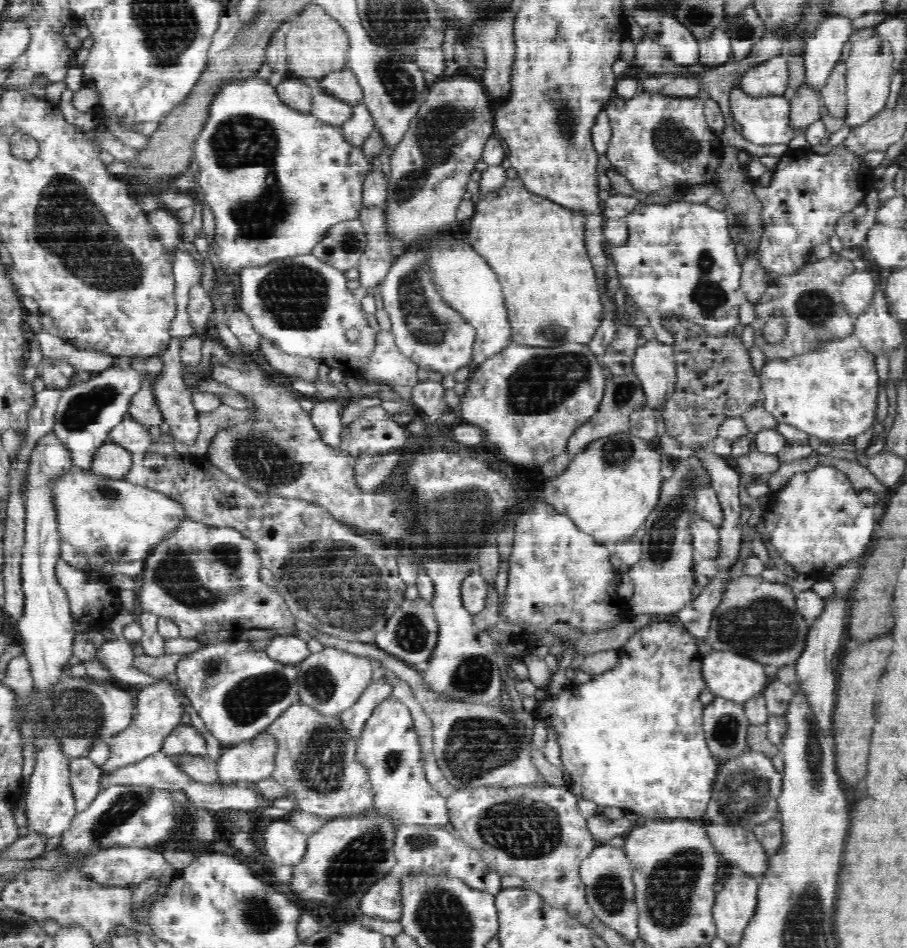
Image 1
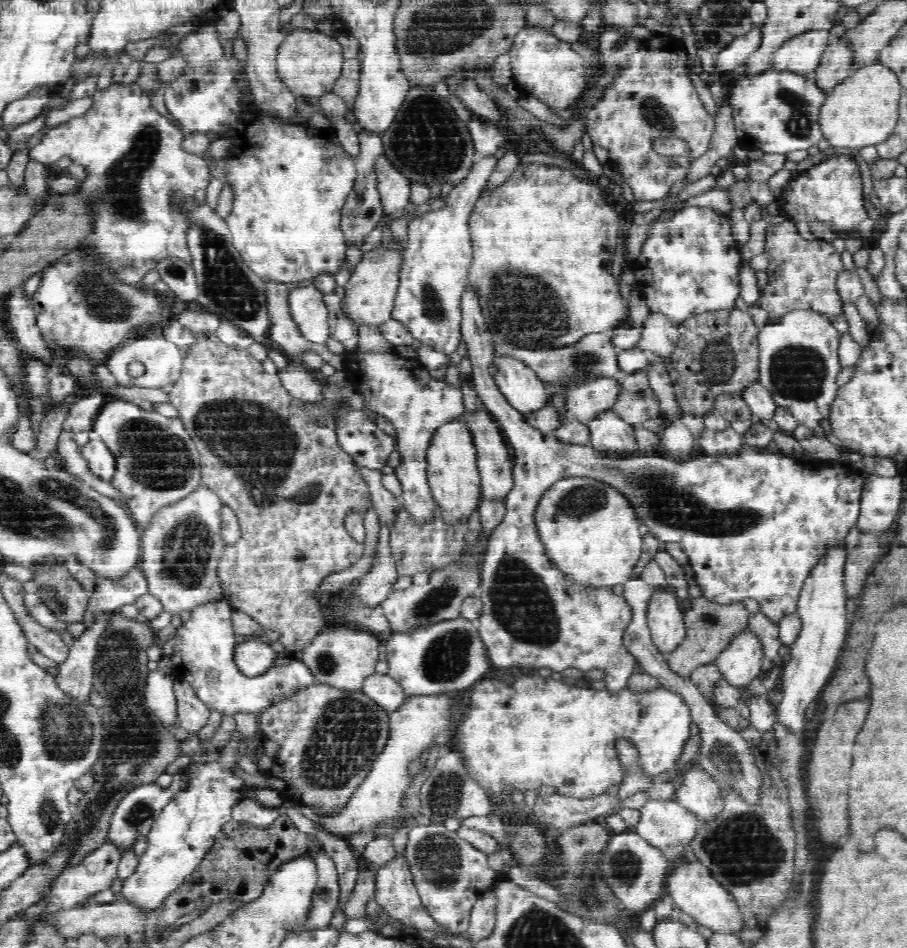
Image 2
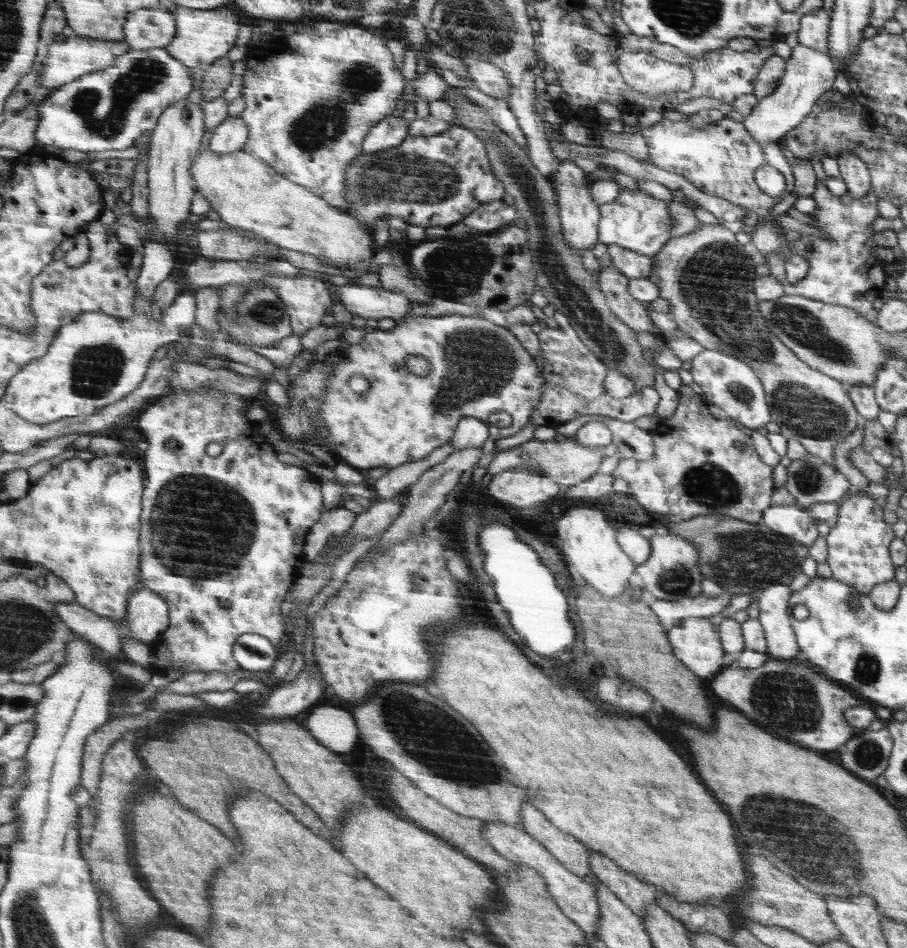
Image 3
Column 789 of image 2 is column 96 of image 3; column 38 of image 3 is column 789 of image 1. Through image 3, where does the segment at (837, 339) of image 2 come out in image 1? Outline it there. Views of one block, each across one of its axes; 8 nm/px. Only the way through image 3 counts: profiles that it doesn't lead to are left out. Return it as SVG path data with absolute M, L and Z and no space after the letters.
M849 336L830 341L817 353L802 355L766 363L761 372L761 399L765 410L776 417L778 423L786 423L819 438L822 444L852 442L862 432L870 430L876 422L876 402L880 378L876 373L875 356L866 352L860 341Z

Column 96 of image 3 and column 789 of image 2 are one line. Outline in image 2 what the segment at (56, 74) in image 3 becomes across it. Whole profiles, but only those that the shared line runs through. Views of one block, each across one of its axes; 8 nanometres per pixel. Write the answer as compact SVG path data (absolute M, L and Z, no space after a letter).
M808 30L790 38L774 52L770 69L790 71L800 76L811 77L819 65L831 36L827 30Z

